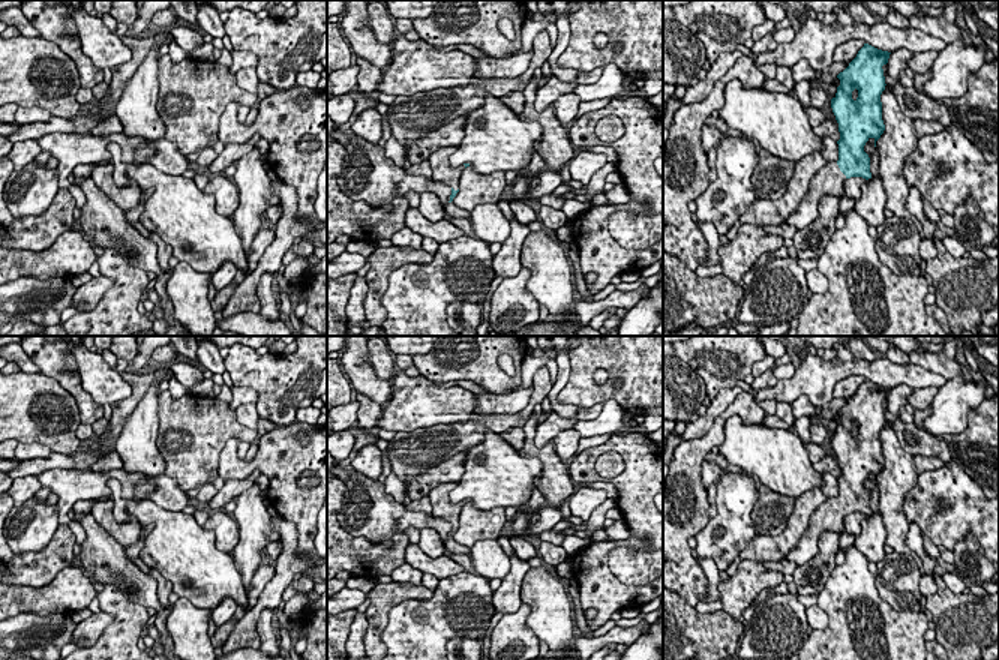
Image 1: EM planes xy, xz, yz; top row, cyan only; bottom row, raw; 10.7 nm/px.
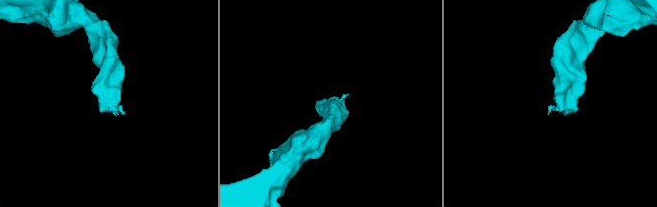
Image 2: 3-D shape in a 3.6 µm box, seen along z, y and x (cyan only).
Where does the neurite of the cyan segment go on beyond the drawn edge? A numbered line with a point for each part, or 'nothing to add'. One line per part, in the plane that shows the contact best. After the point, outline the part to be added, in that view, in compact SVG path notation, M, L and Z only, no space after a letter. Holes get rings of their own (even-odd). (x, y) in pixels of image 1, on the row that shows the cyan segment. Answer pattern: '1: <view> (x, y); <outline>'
1: yz (830, 180); M826 162L819 172L814 174L808 184L808 190L804 195L798 208L789 214L784 220L788 225L794 225L796 231L804 230L818 216L818 206L824 195L844 196L846 176L840 171L837 162Z

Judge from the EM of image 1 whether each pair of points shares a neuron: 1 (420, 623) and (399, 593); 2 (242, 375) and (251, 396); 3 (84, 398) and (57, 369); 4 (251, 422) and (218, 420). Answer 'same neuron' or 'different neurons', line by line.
1: different neurons
2: different neurons
3: same neuron
4: different neurons

